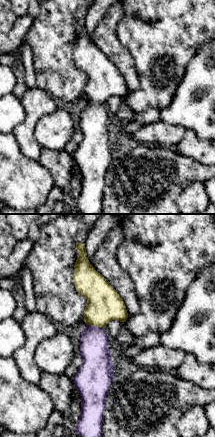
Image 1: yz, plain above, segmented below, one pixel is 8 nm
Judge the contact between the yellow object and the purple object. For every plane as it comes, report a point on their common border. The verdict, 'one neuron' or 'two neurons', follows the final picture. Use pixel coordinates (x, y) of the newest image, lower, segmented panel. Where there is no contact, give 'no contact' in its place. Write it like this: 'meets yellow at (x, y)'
meets yellow at (95, 325)

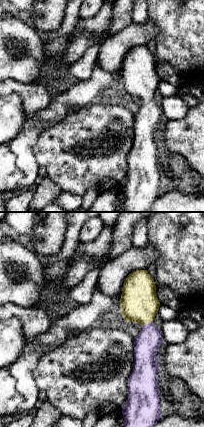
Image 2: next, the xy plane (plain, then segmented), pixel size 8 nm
meets yellow at (147, 323)

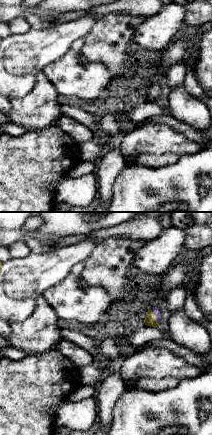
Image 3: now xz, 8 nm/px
meets yellow at (155, 315)

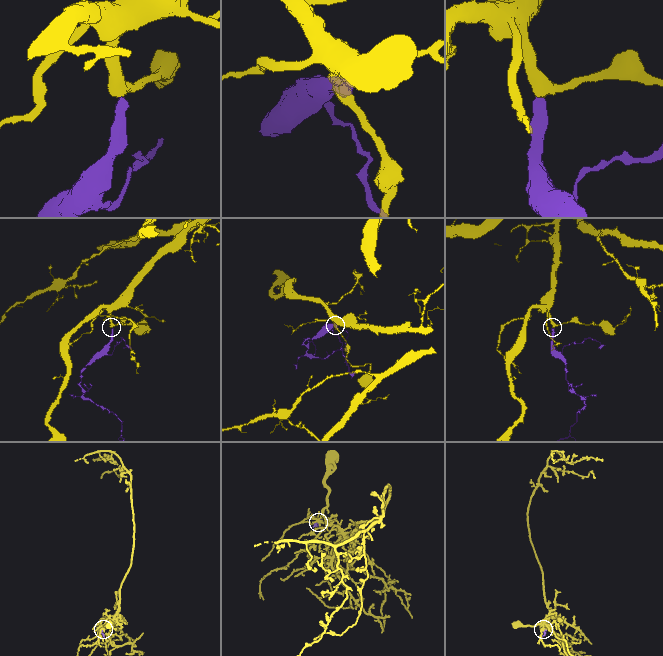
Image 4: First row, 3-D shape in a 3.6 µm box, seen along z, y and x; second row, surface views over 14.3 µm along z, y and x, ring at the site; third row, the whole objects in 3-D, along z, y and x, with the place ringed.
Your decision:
one neuron

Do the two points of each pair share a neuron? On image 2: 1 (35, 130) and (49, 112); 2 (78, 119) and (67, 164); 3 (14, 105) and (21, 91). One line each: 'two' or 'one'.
1: one
2: one
3: two

